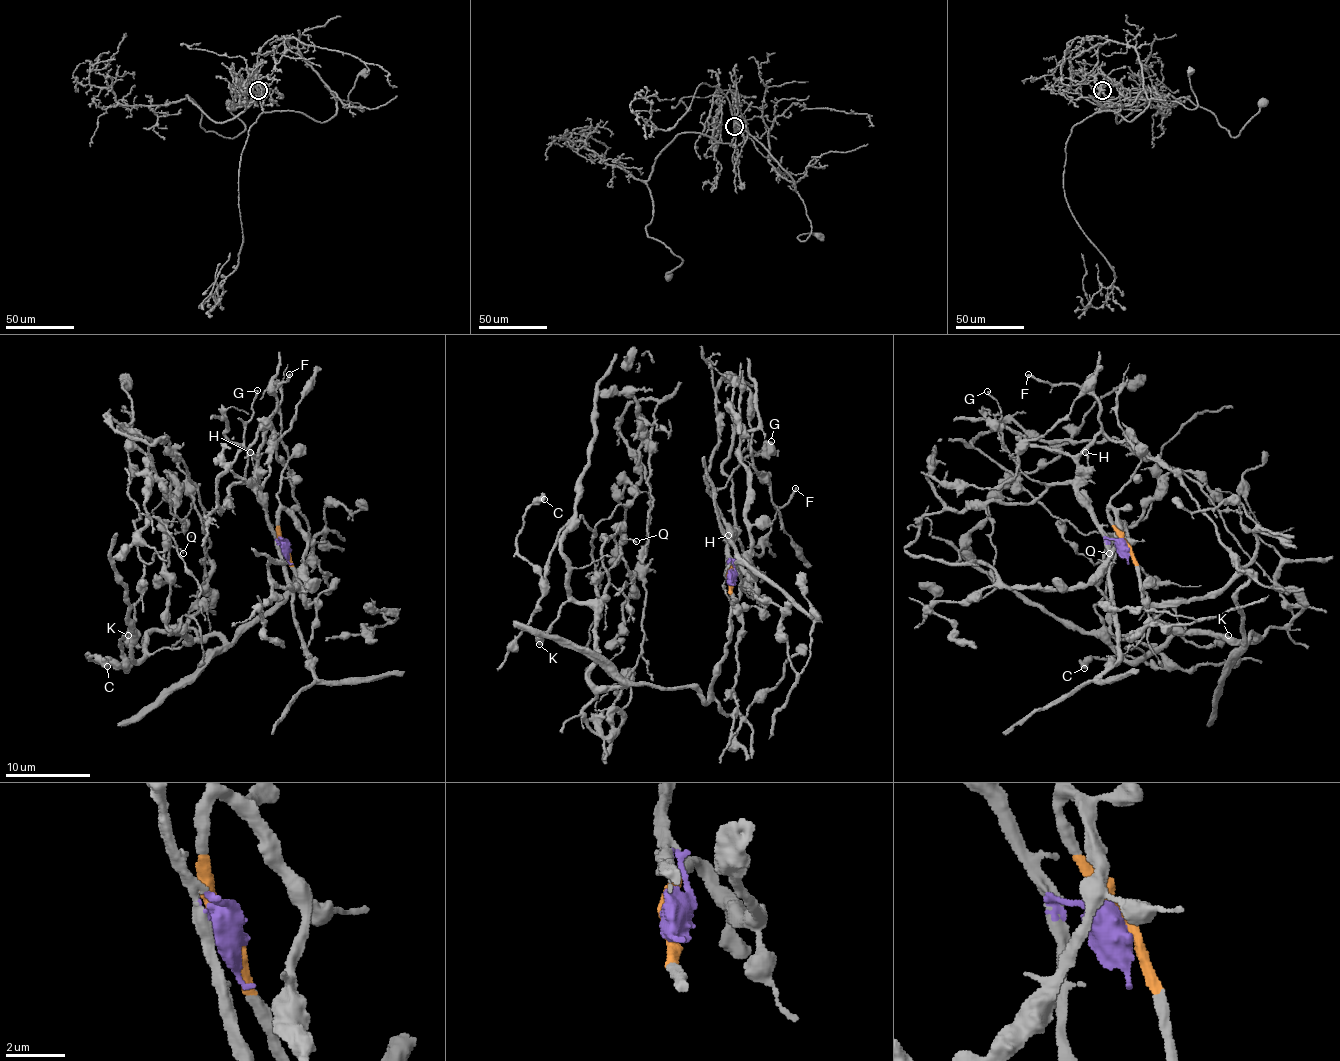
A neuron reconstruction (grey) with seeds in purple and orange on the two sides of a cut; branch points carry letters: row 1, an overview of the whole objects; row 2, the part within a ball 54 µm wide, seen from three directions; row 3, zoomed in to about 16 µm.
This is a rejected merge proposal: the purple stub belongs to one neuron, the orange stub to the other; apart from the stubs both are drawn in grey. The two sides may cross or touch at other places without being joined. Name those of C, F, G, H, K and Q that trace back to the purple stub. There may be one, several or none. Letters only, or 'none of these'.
F, G, H

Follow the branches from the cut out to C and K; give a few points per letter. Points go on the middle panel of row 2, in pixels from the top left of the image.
C: (730, 580), (706, 701), (597, 686), (567, 526), (545, 579), (516, 543), (544, 498)
K: (730, 580), (729, 643), (705, 701), (689, 686), (594, 684), (594, 609), (588, 605), (569, 601), (540, 644)

